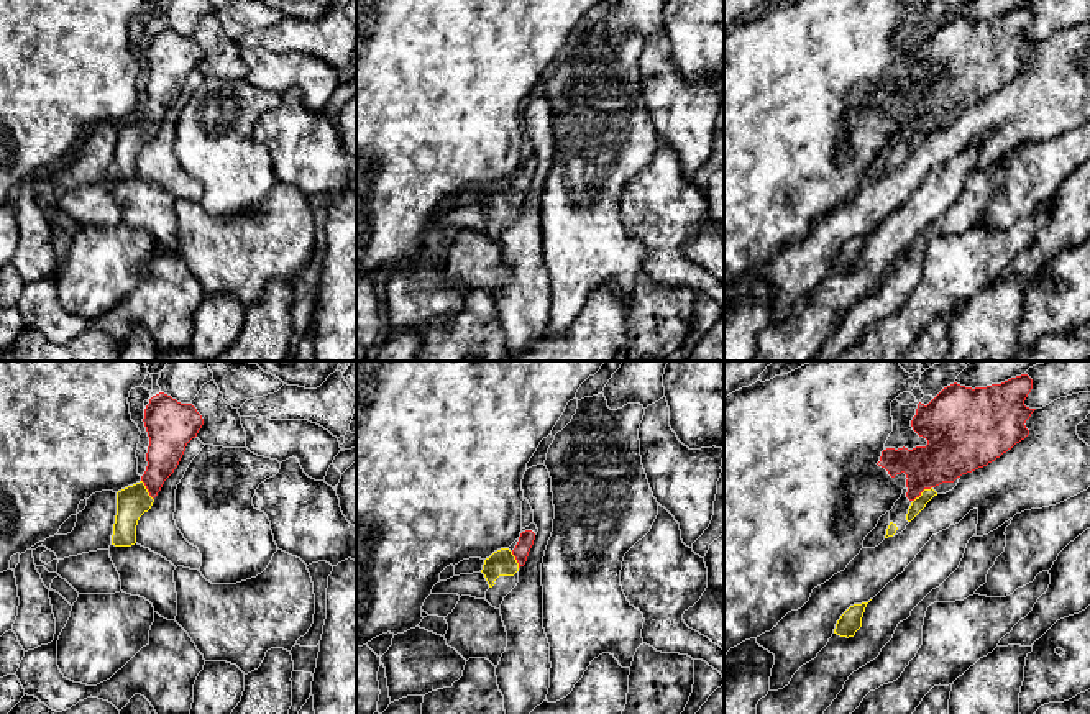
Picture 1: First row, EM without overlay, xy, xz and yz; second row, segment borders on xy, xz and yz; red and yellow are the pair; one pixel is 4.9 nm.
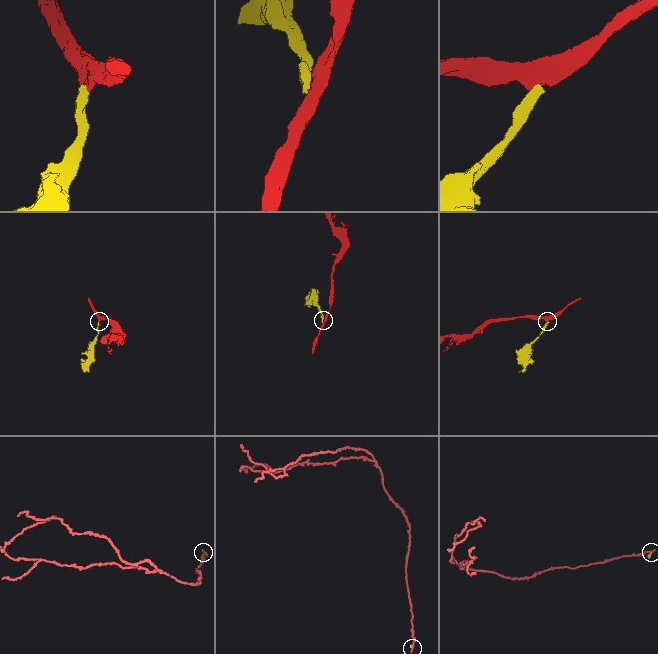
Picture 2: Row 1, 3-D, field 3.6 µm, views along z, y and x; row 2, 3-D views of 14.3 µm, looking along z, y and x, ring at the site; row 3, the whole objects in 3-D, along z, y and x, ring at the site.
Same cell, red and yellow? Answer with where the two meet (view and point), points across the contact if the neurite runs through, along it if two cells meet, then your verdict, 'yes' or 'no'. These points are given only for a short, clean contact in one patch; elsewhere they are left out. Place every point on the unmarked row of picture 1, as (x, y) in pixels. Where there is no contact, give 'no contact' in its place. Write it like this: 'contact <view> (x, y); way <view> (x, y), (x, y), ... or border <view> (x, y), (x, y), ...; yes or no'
contact yz (921, 123); way yz (951, 84), (921, 114), (921, 123), (918, 137); yes

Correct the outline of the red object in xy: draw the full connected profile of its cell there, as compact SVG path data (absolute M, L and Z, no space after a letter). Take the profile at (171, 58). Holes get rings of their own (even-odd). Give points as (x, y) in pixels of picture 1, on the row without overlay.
M164 25L149 31L143 54L149 69L148 98L140 115L117 125L112 167L115 179L136 176L140 149L151 141L164 113L177 100L187 76L204 57L202 48L192 36L181 36Z

